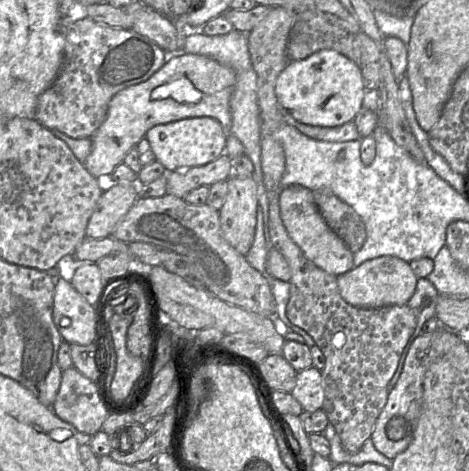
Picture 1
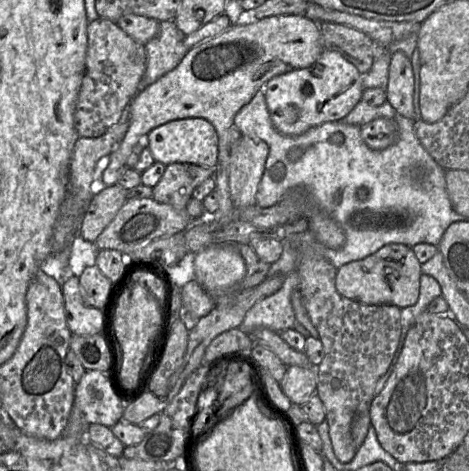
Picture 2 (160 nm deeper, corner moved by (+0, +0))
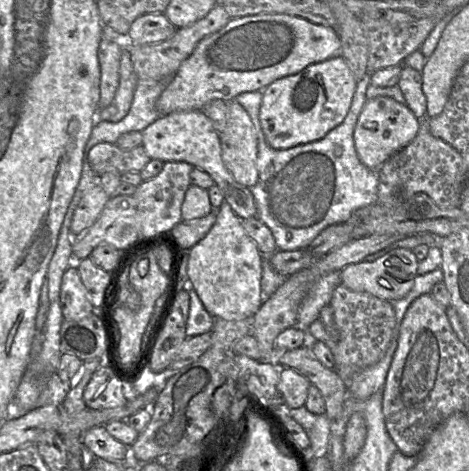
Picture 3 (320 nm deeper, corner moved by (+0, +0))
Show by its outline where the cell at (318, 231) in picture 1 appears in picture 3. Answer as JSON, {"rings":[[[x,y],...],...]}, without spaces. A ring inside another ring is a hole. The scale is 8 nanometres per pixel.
{"rings":[[[201,111],[175,112],[159,118],[142,132],[142,147],[150,160],[161,162],[185,162],[206,172],[221,190],[224,201],[241,219],[257,217],[257,207],[250,188],[234,180],[221,157],[219,134]]]}

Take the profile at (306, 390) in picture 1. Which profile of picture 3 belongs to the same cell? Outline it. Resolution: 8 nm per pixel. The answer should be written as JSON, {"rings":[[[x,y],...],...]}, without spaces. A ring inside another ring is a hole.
{"rings":[[[279,368],[277,390],[282,394],[285,409],[296,409],[305,405],[310,382],[291,368]]]}

